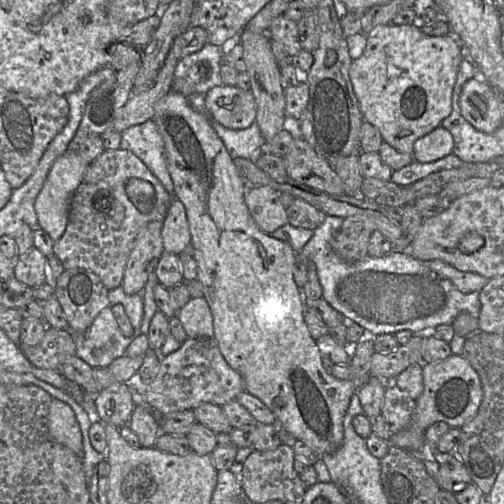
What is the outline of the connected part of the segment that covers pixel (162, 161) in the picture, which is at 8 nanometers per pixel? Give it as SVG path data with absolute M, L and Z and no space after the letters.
M153 120L133 125L121 132L120 148L133 152L158 178L171 195L174 184L169 172L165 145Z

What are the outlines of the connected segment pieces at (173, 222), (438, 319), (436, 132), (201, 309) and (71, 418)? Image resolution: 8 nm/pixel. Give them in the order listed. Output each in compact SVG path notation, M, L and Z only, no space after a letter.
M177 198L172 199L162 228L165 253L179 255L189 244L191 234L185 206Z
M326 215L319 227L301 249L316 266L322 297L348 322L362 326L368 336L396 334L410 330L427 334L441 324L452 324L462 312L479 317L479 294L489 279L473 272L456 269L442 260L419 260L409 250L393 249L390 253L349 264L332 249L331 239L344 218Z
M439 125L414 142L413 158L418 162L433 162L451 154L453 147L452 134Z
M203 296L191 298L177 317L189 338L214 338L213 315Z
M52 400L49 411L49 431L52 439L83 459L83 437L80 425L72 408L58 400Z

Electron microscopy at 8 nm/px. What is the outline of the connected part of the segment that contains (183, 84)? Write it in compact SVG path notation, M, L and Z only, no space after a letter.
M206 43L203 48L180 59L175 67L171 90L184 95L205 95L210 89L224 85L220 66L227 46Z

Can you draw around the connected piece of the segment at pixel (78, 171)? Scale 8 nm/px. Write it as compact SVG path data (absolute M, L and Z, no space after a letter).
M66 151L53 163L43 187L35 200L34 208L39 226L53 241L60 239L65 232L71 198L80 185L88 165L78 152Z

